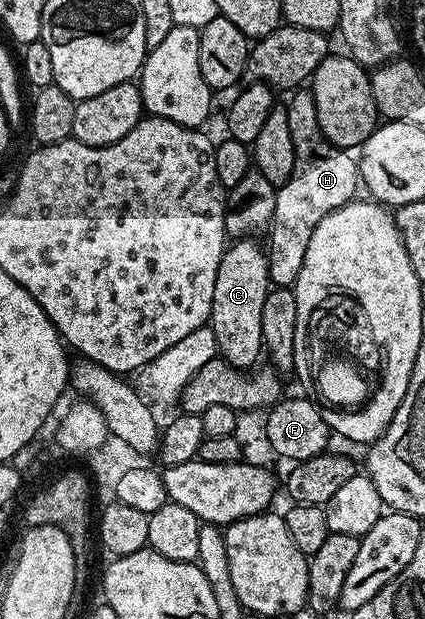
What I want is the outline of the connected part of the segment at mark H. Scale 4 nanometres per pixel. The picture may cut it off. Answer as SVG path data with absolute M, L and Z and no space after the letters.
M299 87L290 94L285 102L289 119L289 139L293 139L293 171L291 178L275 190L275 214L271 220L269 238L271 249L267 253L267 276L270 284L275 287L294 286L297 275L301 271L301 263L305 263L305 251L309 251L309 239L313 239L313 231L317 231L317 223L329 214L336 213L350 201L356 200L361 189L361 178L356 158L346 149L339 149L323 134L317 123L317 105L313 103L310 88Z

